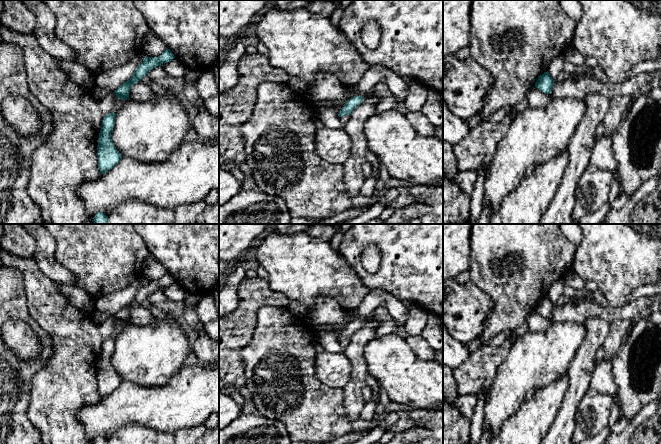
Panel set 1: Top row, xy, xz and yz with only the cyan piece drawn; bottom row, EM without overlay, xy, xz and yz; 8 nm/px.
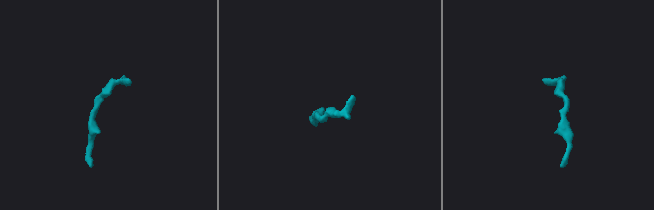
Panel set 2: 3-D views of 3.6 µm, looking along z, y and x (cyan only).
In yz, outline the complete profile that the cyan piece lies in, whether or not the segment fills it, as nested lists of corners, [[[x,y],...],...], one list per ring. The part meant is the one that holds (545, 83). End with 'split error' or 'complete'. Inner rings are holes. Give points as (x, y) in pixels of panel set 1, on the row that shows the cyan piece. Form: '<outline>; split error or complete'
[[[547,71],[539,76],[534,87],[538,88],[540,91],[546,94],[550,94],[553,86],[554,86],[554,80]]]; complete

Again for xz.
[[[354,96],[349,101],[347,101],[344,107],[337,114],[339,117],[344,115],[350,115],[352,111],[362,103],[364,96]]]; complete

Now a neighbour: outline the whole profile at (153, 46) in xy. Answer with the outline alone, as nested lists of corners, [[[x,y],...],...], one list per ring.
[[[152,31],[145,36],[143,50],[147,57],[159,57],[166,49],[166,43],[157,37]]]

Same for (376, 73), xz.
[[[371,65],[358,84],[344,87],[345,100],[343,105],[354,96],[365,96],[370,93],[378,82],[386,78],[389,70],[391,69],[383,65]]]

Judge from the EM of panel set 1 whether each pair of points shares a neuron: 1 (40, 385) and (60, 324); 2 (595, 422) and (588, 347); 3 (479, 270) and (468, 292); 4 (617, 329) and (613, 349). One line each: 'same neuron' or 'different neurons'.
1: same neuron
2: different neurons
3: different neurons
4: same neuron

